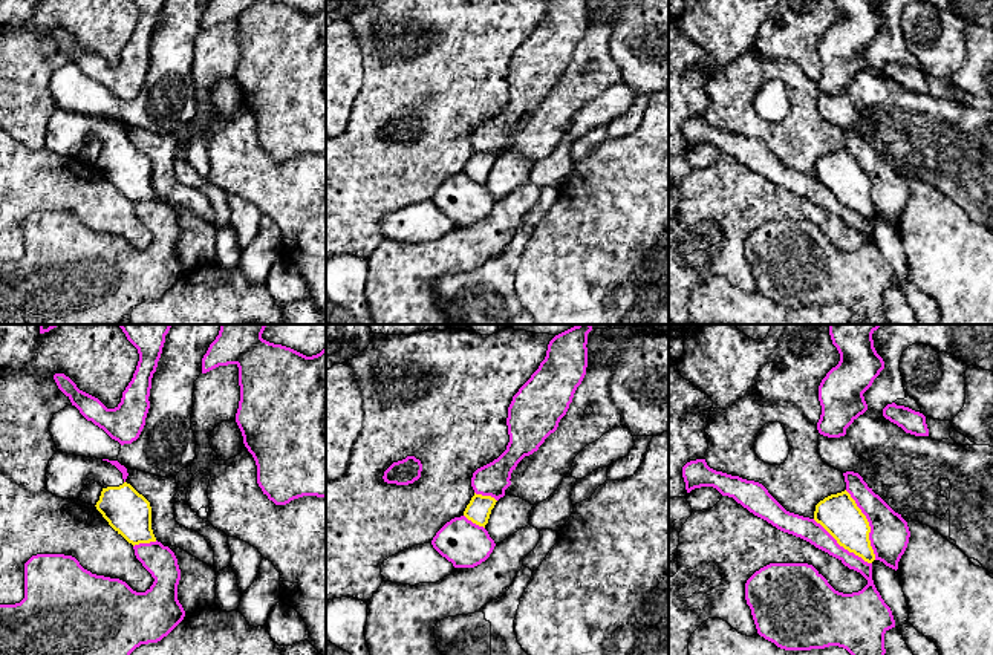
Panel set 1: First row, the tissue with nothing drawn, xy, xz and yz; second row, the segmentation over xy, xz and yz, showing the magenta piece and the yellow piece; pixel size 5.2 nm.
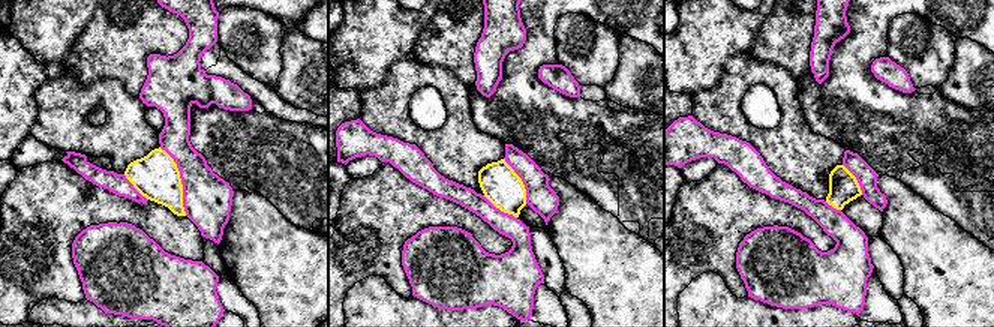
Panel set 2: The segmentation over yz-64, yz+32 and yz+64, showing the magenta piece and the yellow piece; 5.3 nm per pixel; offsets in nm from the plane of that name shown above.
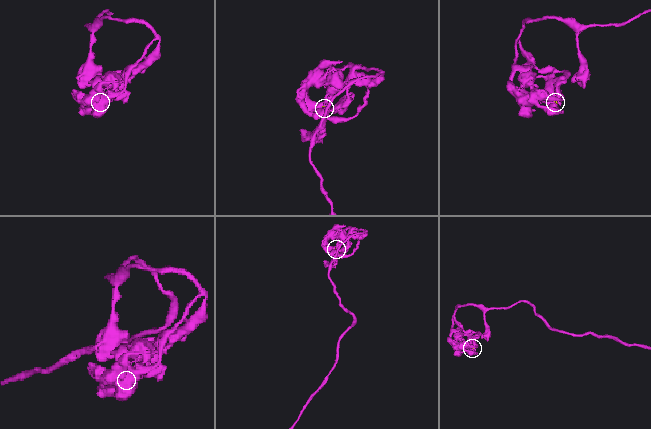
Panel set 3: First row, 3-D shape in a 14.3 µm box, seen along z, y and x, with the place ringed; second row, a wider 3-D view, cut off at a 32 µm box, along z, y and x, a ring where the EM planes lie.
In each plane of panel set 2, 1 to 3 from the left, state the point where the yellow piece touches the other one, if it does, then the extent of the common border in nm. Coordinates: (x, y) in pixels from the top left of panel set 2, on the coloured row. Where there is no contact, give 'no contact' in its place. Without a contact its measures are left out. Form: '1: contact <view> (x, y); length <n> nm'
1: contact yz-64 (182, 180); length 400 nm
2: contact yz+32 (522, 180); length 280 nm
3: contact yz+64 (856, 179); length 200 nm

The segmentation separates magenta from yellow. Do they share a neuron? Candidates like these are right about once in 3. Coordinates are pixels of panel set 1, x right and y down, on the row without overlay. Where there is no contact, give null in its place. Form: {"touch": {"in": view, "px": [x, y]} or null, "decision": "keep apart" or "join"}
{"touch": {"in": "yz", "px": [869, 182]}, "decision": "keep apart"}

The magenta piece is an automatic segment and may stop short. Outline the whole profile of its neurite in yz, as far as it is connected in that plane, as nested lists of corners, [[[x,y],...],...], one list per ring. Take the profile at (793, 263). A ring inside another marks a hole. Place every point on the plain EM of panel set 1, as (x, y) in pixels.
[[[705,116],[690,118],[682,124],[685,147],[713,144],[722,153],[733,155],[754,173],[777,187],[800,194],[816,205],[838,216],[845,223],[860,230],[868,242],[852,251],[835,248],[828,237],[808,220],[770,220],[756,228],[745,240],[745,257],[757,291],[785,308],[811,308],[838,303],[846,306],[857,321],[884,320],[884,291],[895,285],[890,265],[884,260],[872,237],[872,220],[849,210],[814,176],[786,168],[768,147],[754,138],[710,125]]]

